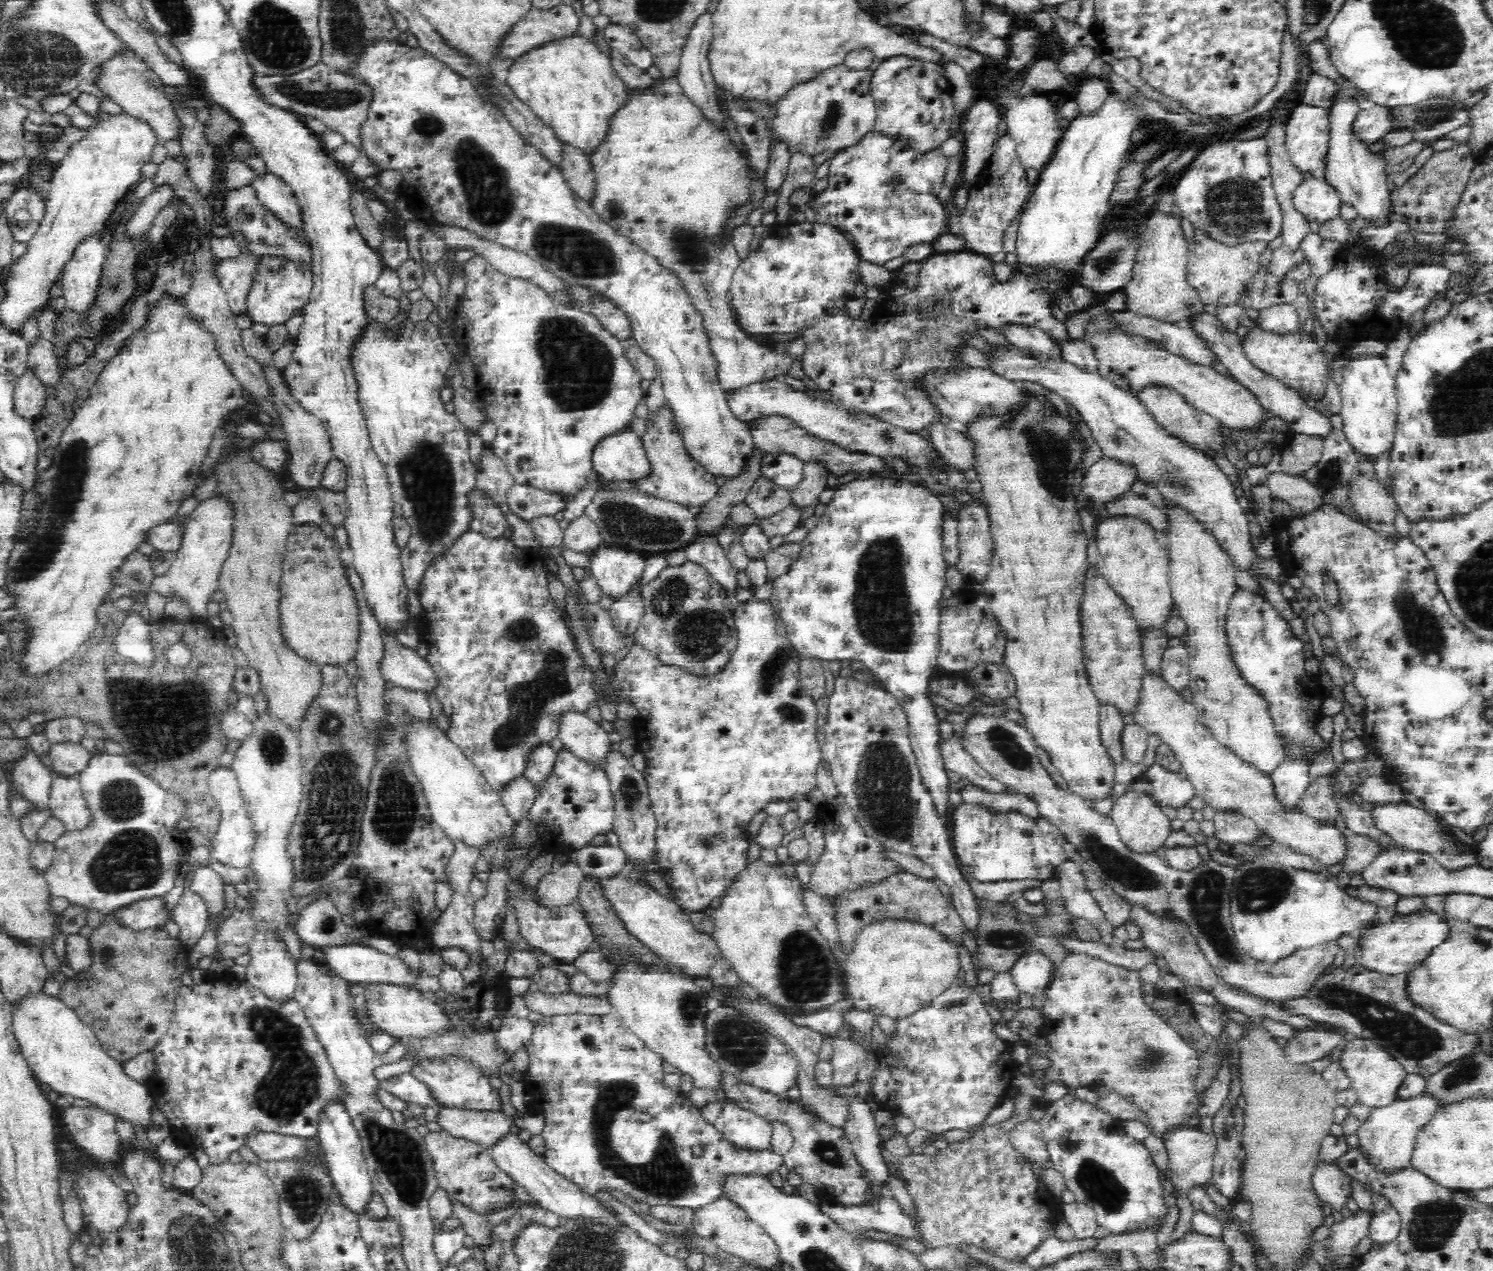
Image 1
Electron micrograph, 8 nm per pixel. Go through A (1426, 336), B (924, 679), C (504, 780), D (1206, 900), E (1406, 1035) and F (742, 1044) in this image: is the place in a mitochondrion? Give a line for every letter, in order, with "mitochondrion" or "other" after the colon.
A: other
B: other
C: other
D: mitochondrion
E: mitochondrion
F: mitochondrion

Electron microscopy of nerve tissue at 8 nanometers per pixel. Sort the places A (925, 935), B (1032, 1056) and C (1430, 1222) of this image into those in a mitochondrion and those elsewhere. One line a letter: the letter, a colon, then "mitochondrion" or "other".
A: other
B: other
C: mitochondrion

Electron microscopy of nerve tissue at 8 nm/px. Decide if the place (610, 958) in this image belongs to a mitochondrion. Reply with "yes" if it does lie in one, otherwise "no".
no

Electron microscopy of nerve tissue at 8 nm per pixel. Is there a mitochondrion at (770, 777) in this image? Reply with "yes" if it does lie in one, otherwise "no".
no

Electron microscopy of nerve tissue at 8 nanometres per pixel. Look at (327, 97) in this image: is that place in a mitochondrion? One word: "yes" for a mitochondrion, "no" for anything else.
yes

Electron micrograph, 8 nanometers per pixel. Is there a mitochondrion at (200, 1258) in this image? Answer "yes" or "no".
yes

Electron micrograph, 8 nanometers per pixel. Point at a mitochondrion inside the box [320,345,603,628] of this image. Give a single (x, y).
(425, 474)

